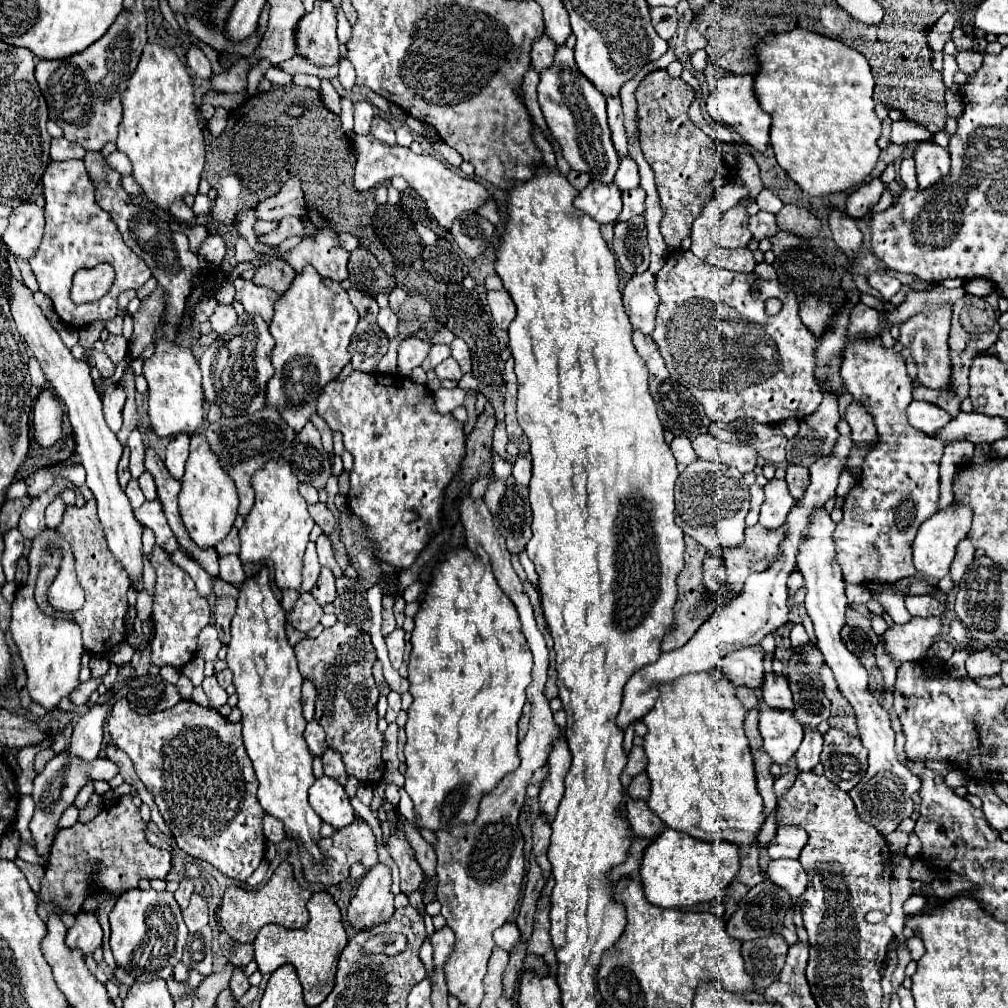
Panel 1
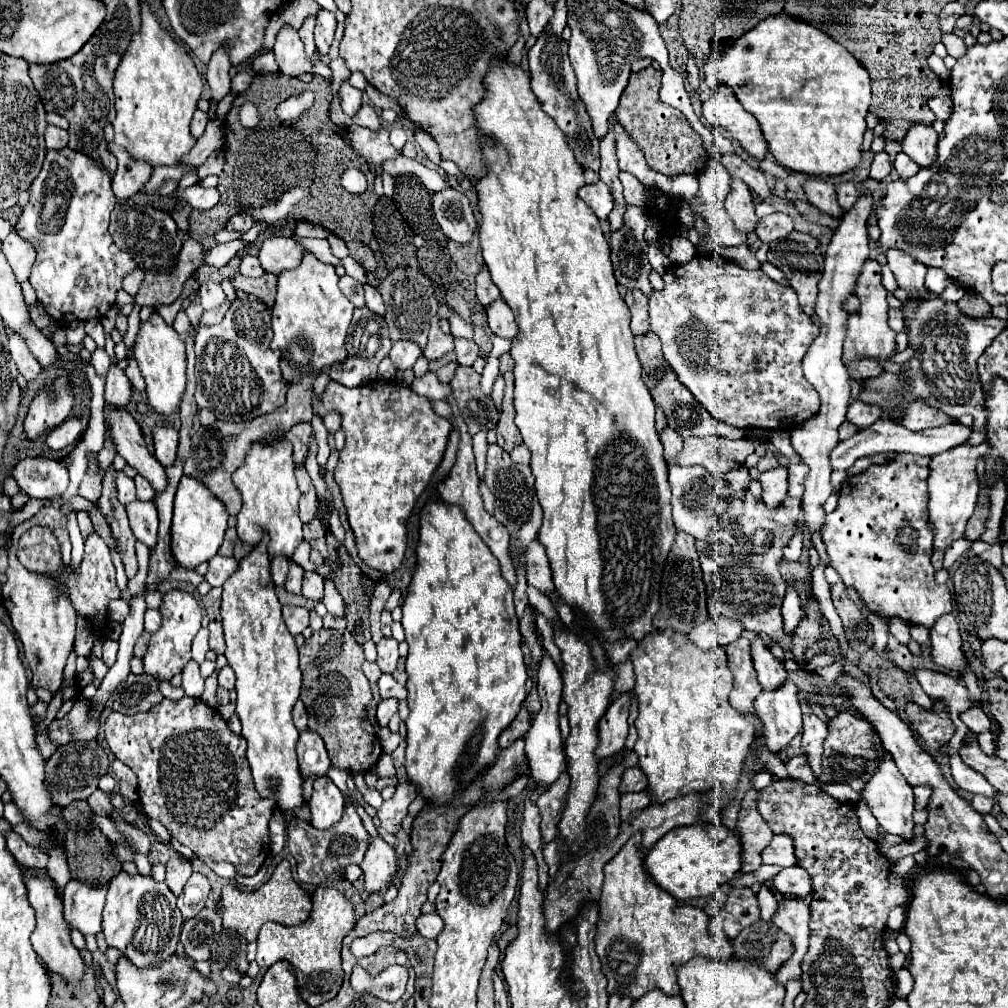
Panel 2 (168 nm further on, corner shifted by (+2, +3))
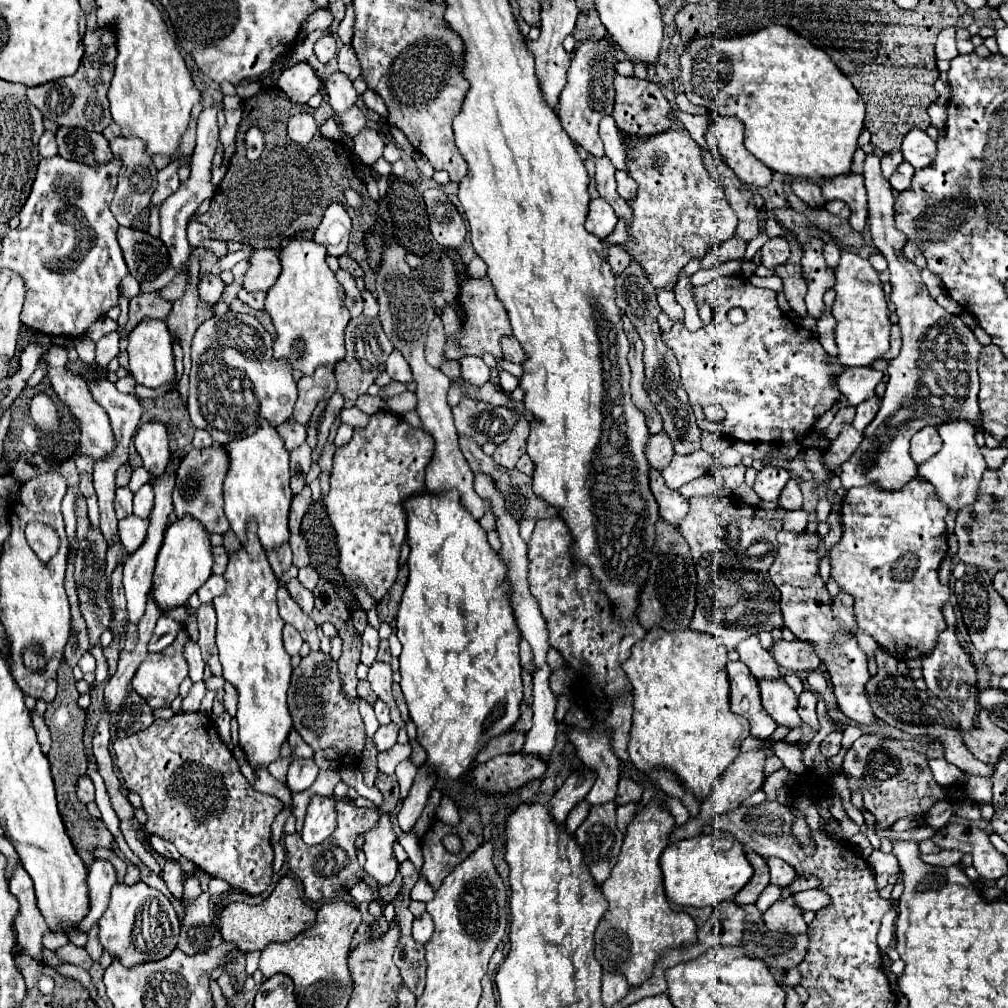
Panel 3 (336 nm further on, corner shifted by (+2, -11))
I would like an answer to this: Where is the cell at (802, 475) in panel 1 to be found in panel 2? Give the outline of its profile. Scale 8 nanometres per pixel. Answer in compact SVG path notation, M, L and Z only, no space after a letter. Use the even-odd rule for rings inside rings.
M791 462L787 466L787 470L789 470L789 496L801 498L803 484L805 484L805 478L807 478L809 468L803 462Z

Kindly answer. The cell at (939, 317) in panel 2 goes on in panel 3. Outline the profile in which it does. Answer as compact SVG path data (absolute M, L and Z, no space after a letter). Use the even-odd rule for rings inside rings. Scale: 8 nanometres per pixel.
M877 154L865 158L865 188L867 188L867 226L877 252L885 256L891 272L891 302L897 308L901 328L901 352L887 366L889 382L881 398L881 408L873 422L863 432L863 442L841 466L843 488L853 486L877 486L883 490L901 490L917 476L917 466L909 456L911 436L925 428L937 426L945 420L977 420L979 412L979 374L977 356L981 344L975 340L971 328L963 324L959 316L945 312L927 292L919 268L903 256L907 238L895 228L895 198L891 184L883 178Z

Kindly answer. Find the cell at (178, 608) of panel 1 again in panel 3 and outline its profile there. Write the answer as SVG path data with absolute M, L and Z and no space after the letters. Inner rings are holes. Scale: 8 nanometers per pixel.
M181 628L177 640L171 646L159 654L147 654L131 680L131 688L153 710L171 706L179 694L179 684L187 678L187 664L181 656L185 642L189 642L189 634L185 628Z

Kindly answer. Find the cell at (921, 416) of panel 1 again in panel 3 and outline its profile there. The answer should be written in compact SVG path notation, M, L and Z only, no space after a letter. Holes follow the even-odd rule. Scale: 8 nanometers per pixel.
M925 426L911 438L911 458L915 464L923 464L939 450L941 450L941 438L937 436L937 428L933 426Z

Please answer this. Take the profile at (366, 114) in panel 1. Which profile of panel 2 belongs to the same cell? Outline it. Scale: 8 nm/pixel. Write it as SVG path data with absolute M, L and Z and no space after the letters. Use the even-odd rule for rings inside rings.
M343 82L339 94L341 94L343 112L347 116L355 116L359 112L359 108L361 108L361 96L363 96L363 92L357 90L357 88L353 88L353 86L349 86L347 82Z

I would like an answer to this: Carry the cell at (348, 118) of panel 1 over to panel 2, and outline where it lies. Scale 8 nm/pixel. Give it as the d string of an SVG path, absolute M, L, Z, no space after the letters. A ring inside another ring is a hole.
M283 26L277 32L273 54L275 54L275 60L277 60L279 68L281 68L281 72L287 74L287 76L299 76L303 72L311 72L311 74L317 74L317 76L321 76L325 80L331 80L329 66L323 64L323 62L313 64L311 58L305 56L299 32L295 28L291 28L291 26Z

